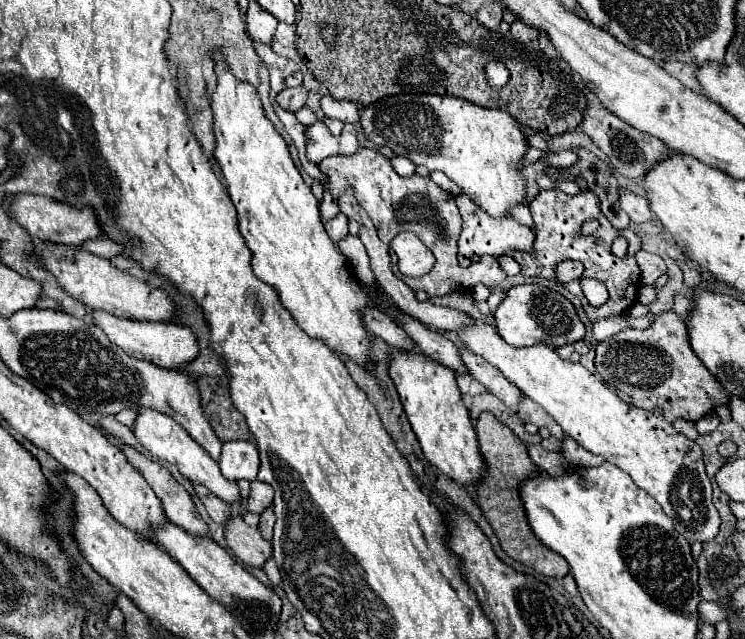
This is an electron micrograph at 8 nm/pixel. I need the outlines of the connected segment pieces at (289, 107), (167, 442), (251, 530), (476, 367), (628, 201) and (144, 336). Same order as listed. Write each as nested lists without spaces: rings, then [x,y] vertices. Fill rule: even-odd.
[[[299,85],[299,87],[285,87],[283,91],[277,93],[275,101],[277,101],[277,105],[279,105],[281,109],[295,113],[295,111],[299,111],[301,107],[305,107],[307,95],[309,95],[309,91],[307,91],[305,85]]]
[[[137,407],[137,417],[135,417],[135,425],[133,425],[133,433],[137,437],[137,441],[157,459],[161,461],[169,461],[173,465],[177,465],[177,469],[191,479],[191,483],[199,483],[203,487],[207,487],[211,493],[215,493],[219,499],[223,501],[237,501],[239,499],[239,489],[237,483],[229,483],[221,471],[219,465],[209,459],[209,455],[205,453],[205,449],[201,445],[197,445],[187,431],[173,421],[169,415],[157,411],[157,409],[147,409],[147,407]]]
[[[241,517],[229,521],[225,529],[227,545],[235,551],[235,555],[249,567],[263,569],[267,559],[273,555],[271,543],[265,541],[255,527],[247,527]]]
[[[459,349],[459,357],[461,357],[463,365],[467,367],[467,373],[475,381],[485,385],[485,389],[491,391],[495,397],[499,397],[511,411],[517,411],[517,399],[521,397],[521,391],[517,391],[517,387],[513,387],[513,383],[509,383],[493,365],[485,363],[485,359],[481,359],[479,355],[475,355],[467,349]]]
[[[623,191],[621,193],[621,209],[631,217],[633,223],[649,223],[651,221],[651,211],[649,211],[649,203],[645,197],[637,197],[633,193],[627,193]]]
[[[91,311],[91,317],[93,317],[93,325],[99,327],[113,345],[121,347],[127,355],[133,355],[135,359],[145,359],[157,367],[173,369],[193,361],[199,353],[195,335],[187,327],[181,327],[175,323],[147,321],[147,319],[125,319],[109,311]]]

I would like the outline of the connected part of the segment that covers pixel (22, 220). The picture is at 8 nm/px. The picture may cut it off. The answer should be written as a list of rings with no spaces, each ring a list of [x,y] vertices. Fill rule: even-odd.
[[[15,195],[7,203],[5,211],[11,221],[21,225],[31,237],[37,237],[41,241],[77,247],[83,241],[95,239],[101,233],[101,229],[97,227],[97,219],[93,219],[93,211],[77,211],[75,207],[69,207],[65,203],[53,203],[53,199],[45,199],[41,195]]]

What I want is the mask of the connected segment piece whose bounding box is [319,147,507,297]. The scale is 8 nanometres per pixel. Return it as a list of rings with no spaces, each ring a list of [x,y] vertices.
[[[363,147],[355,157],[353,155],[335,155],[319,163],[321,173],[325,179],[321,181],[323,189],[329,191],[335,199],[339,199],[347,187],[353,189],[357,203],[365,209],[369,219],[373,221],[379,239],[383,243],[391,243],[395,235],[403,231],[415,233],[423,245],[435,255],[433,269],[423,277],[405,277],[397,267],[397,255],[395,251],[389,251],[391,255],[391,271],[403,279],[413,291],[425,291],[429,297],[433,295],[447,295],[461,289],[471,289],[477,283],[483,283],[487,287],[497,287],[507,275],[499,267],[495,257],[481,257],[479,263],[473,263],[469,267],[461,267],[457,263],[457,239],[461,235],[461,213],[457,211],[457,205],[453,201],[453,195],[439,189],[429,177],[399,177],[391,163],[377,151]]]

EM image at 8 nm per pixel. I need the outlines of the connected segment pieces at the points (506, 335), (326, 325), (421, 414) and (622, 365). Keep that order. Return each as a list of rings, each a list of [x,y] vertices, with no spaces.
[[[541,285],[509,287],[505,299],[499,303],[495,311],[495,327],[501,339],[513,347],[543,343],[551,349],[557,349],[565,343],[575,343],[585,337],[585,327],[579,321],[571,301],[567,301],[561,293],[549,291]]]
[[[215,49],[211,59],[215,63],[213,69],[217,75],[217,87],[211,93],[213,135],[215,135],[213,157],[227,181],[227,193],[231,197],[231,203],[237,209],[239,233],[253,255],[251,257],[253,273],[279,291],[281,303],[289,309],[289,313],[303,331],[309,331],[309,335],[323,339],[327,347],[333,349],[335,353],[343,353],[353,361],[365,365],[369,361],[367,359],[369,337],[363,323],[359,321],[359,311],[365,305],[369,305],[369,301],[361,293],[359,283],[349,273],[345,257],[341,255],[337,245],[327,237],[319,217],[319,203],[313,197],[311,187],[305,185],[299,169],[291,161],[285,139],[275,131],[273,123],[265,117],[257,89],[251,83],[233,77],[229,65],[225,63],[223,49]]]
[[[397,349],[389,357],[389,377],[395,383],[405,415],[423,447],[427,461],[463,487],[477,483],[485,473],[485,463],[479,453],[479,443],[475,427],[469,419],[469,411],[463,405],[461,393],[457,389],[455,373],[417,351]]]
[[[675,311],[657,315],[647,329],[627,329],[617,333],[615,339],[601,341],[595,347],[595,375],[633,407],[647,411],[655,411],[659,407],[659,417],[667,423],[673,423],[675,419],[695,423],[707,415],[713,405],[729,401],[721,385],[693,355],[685,321]]]

